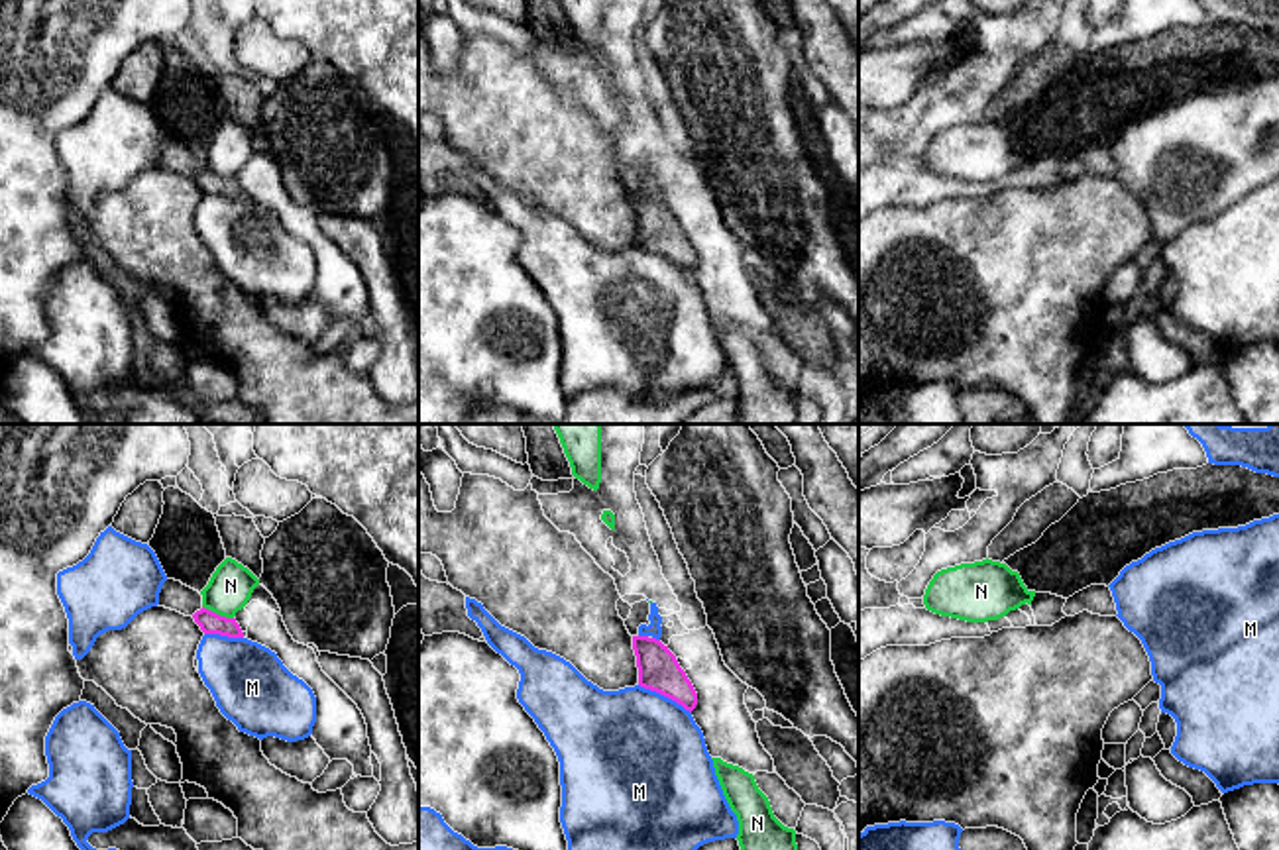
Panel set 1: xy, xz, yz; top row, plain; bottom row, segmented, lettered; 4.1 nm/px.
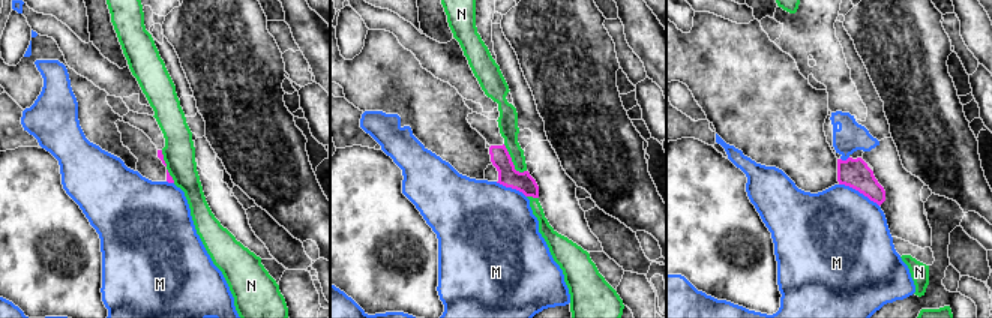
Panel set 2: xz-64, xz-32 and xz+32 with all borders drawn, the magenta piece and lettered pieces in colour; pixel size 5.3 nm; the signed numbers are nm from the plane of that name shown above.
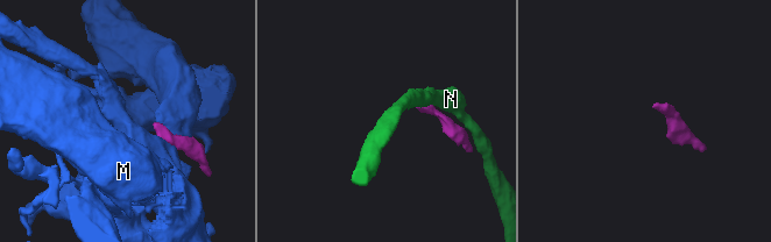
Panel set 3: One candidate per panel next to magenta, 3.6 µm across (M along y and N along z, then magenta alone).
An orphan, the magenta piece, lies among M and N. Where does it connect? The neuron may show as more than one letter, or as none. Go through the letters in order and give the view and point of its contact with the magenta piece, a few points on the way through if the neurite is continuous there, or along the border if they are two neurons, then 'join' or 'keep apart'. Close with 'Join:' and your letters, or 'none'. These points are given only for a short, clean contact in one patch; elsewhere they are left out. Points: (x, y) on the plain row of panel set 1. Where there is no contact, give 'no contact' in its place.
M: contact xz (665, 256); keep apart
N: contact xy (219, 175); border xy (203, 165), (232, 179); keep apart
Join: none

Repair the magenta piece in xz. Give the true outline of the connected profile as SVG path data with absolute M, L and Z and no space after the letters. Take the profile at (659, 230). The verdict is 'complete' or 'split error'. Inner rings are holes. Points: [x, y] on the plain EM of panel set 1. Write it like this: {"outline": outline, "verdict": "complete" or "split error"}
{"outline": "M633 196L633 210L639 245L676 261L692 273L697 265L697 253L668 206L656 198Z", "verdict": "complete"}

